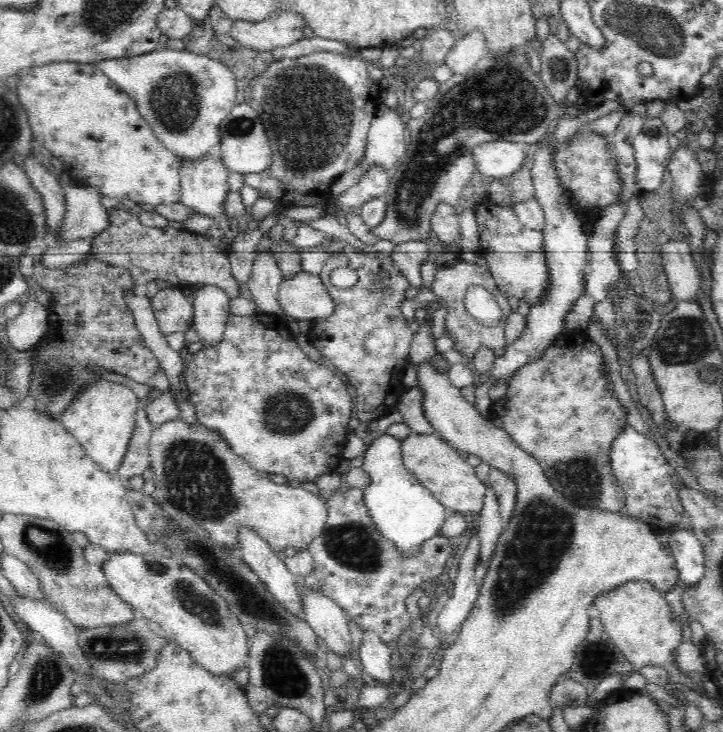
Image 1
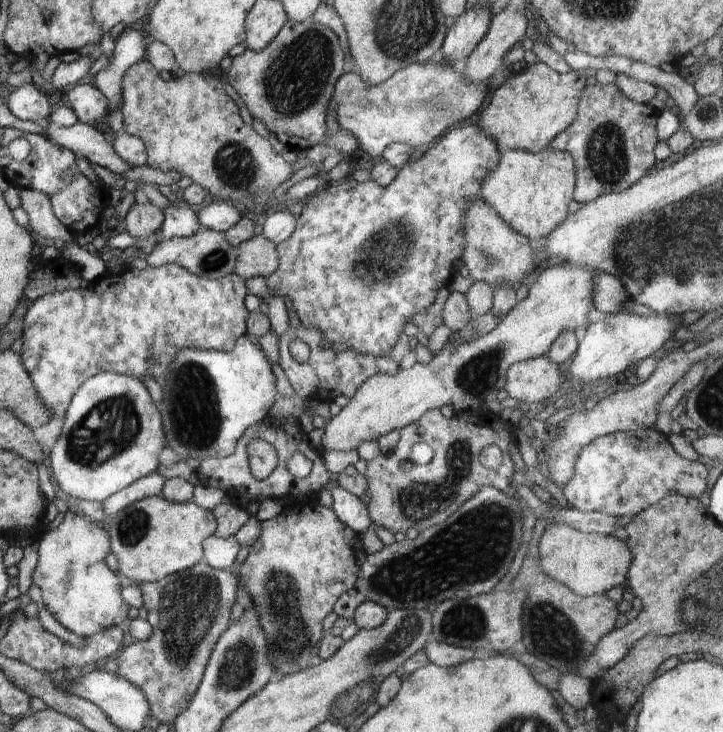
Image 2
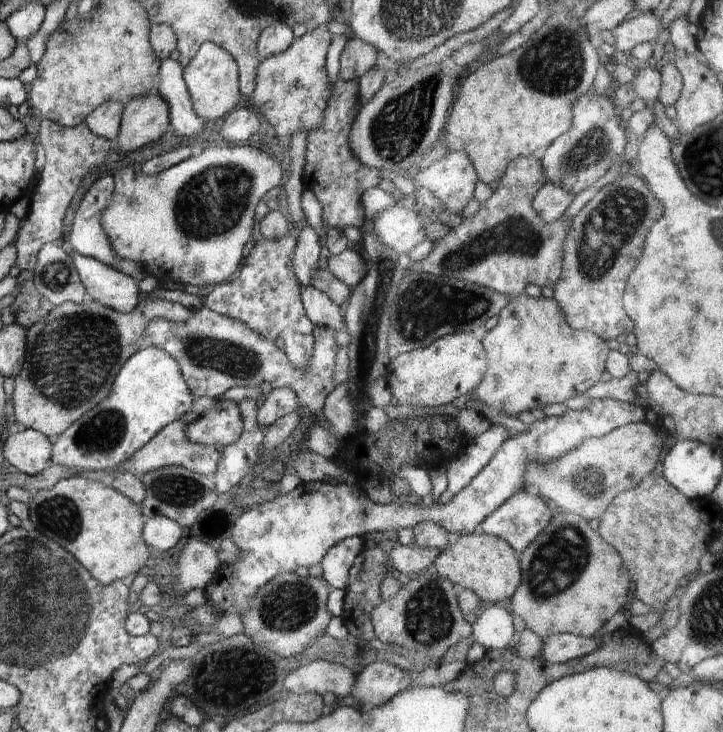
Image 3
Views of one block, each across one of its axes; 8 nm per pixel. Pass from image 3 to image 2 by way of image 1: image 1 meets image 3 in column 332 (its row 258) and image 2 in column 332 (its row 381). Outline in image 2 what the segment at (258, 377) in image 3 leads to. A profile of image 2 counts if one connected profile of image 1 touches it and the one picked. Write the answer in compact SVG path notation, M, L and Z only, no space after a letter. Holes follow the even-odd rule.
M298 324L296 328L290 326L284 334L279 337L279 358L276 360L282 367L288 382L294 387L296 395L302 399L318 401L319 403L331 403L337 397L344 396L350 399L356 390L373 375L383 373L394 375L400 369L400 362L408 353L410 338L402 332L394 347L382 357L374 357L370 354L358 353L353 349L344 352L334 352L332 348L322 348L323 333L315 327L306 327ZM300 339L310 347L310 358L304 364L294 360L288 345L292 340Z

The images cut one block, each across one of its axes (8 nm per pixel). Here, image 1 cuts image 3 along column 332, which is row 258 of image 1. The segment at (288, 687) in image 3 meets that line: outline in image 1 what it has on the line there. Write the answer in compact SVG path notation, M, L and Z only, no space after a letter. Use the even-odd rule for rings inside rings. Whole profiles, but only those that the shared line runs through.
M688 241L663 242L660 252L673 297L677 301L691 300L700 290L701 270L694 264Z

